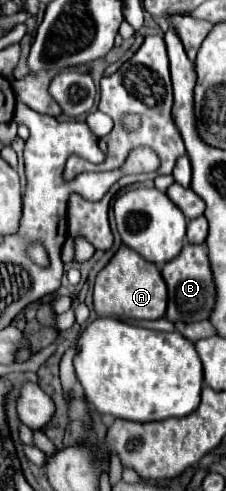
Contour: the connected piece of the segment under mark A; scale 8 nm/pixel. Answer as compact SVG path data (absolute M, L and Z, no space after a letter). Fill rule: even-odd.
M121 245L119 251L113 255L113 259L99 271L95 279L95 289L93 289L93 309L97 317L115 317L115 319L159 319L165 317L165 307L167 307L167 287L165 281L159 273L159 269L153 263L145 263L145 259L135 253L133 249Z

